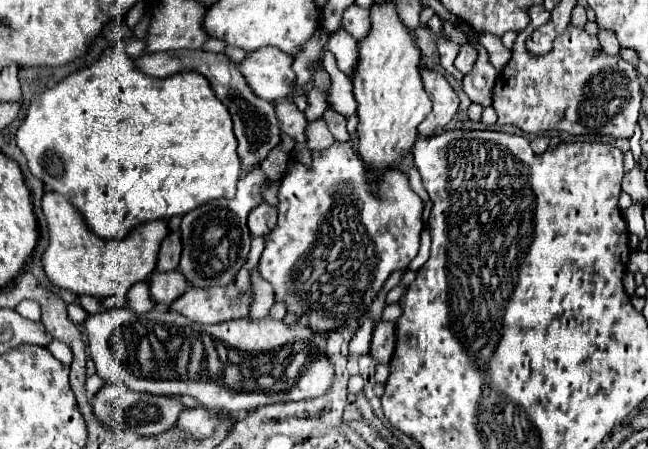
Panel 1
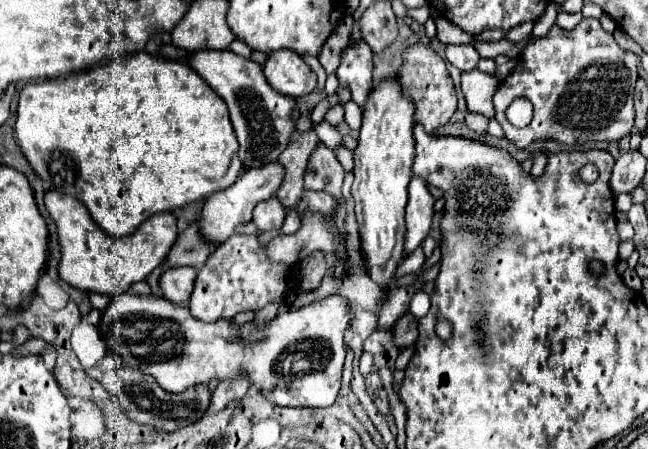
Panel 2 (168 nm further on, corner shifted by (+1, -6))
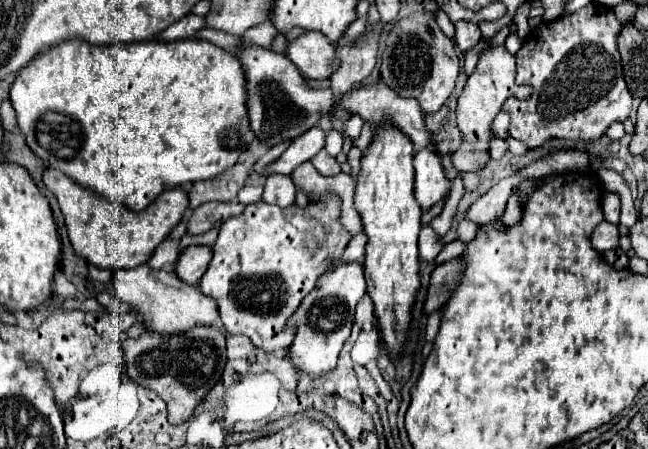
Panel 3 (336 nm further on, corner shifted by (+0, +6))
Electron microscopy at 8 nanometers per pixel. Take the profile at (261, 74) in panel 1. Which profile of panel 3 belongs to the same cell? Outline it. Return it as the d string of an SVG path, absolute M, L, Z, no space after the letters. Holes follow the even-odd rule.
M304 32L302 36L288 42L286 58L292 60L298 70L312 80L330 78L338 68L332 44L320 32Z

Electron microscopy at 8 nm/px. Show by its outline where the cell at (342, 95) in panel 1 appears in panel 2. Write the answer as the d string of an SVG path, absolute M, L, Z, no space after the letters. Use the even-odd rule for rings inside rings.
M353 100L349 101L349 105L344 105L344 118L351 130L359 130L362 123L362 109Z

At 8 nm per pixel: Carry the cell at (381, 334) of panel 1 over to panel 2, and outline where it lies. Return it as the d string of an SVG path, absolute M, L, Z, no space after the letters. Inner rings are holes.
M407 312L403 318L399 318L395 328L393 328L395 344L401 346L401 348L411 346L417 340L417 336L419 336L419 328L417 326L419 326L419 320L411 312Z

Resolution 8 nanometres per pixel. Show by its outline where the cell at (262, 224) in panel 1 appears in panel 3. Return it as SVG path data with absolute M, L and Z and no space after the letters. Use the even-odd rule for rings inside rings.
M272 174L266 178L264 184L264 202L266 204L278 204L282 208L294 204L296 198L296 188L290 180L290 176L282 174Z

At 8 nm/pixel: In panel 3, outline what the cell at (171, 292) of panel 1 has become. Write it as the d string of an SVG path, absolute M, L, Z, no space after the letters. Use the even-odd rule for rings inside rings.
M188 246L180 252L178 264L176 264L176 274L182 282L190 286L198 286L198 280L206 272L210 264L212 248L210 246Z

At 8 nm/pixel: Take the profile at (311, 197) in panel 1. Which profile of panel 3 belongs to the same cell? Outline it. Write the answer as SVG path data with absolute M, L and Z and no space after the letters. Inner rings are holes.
M430 148L416 152L414 170L416 170L414 196L420 204L420 208L428 210L438 200L442 200L448 192L448 182L446 182L444 168L440 164L440 156Z

